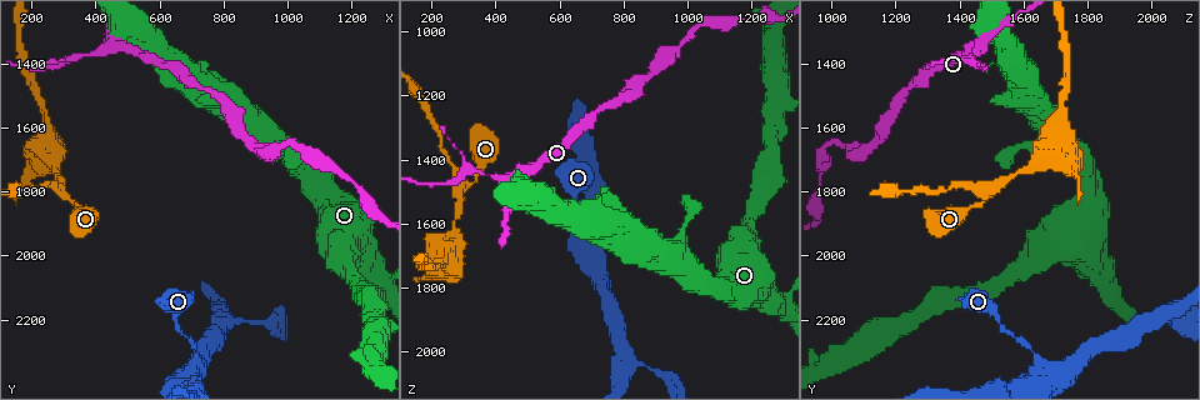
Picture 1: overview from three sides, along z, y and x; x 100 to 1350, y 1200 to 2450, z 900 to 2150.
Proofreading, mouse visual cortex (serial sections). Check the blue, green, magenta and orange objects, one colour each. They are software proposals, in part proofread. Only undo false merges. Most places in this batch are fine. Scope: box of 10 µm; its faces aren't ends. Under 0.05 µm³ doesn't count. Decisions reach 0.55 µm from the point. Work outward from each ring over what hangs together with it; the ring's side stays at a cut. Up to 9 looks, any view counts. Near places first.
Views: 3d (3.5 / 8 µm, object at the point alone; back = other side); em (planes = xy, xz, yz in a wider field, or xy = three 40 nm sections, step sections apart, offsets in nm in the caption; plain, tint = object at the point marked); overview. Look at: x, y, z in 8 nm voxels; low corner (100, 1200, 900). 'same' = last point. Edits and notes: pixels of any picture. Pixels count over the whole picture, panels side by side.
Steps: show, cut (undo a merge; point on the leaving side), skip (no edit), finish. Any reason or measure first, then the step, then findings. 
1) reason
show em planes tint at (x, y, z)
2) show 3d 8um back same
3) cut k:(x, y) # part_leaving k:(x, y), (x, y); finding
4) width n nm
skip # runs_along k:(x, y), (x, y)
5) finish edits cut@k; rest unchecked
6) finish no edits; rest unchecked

thin neck
show em xy step 1 tint at (450, 1340, 1460)

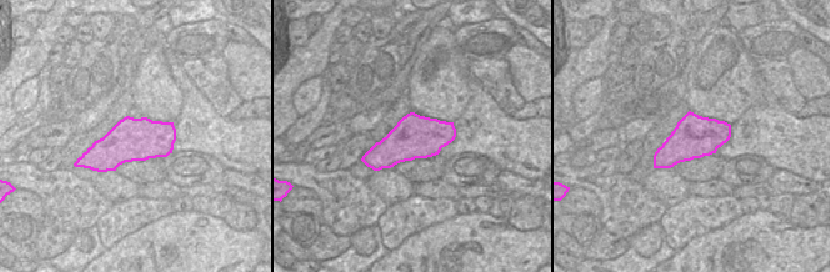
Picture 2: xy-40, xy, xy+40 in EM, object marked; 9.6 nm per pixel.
show 3d 3.5um same

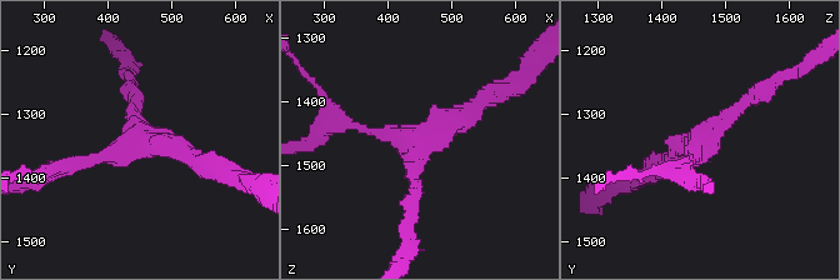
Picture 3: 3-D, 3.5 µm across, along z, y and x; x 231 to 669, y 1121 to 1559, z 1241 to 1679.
arm_widths 150, 150, 250 nm
skip # runs_along 3:(489, 96), (420, 138), (344, 121); one cell here

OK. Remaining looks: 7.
sharp bend
show 3d 3.5um at (300, 1810, 1480)

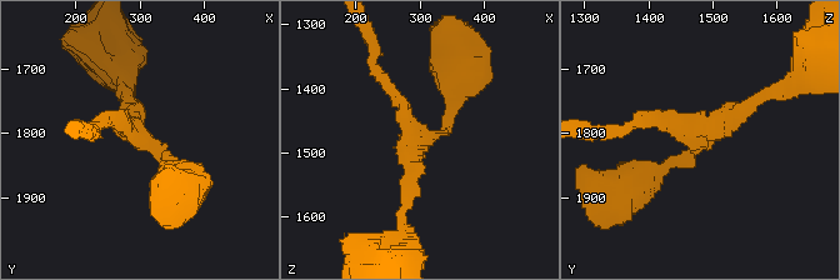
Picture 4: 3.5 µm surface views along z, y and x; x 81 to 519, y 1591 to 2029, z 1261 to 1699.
arms 3; arm_widths 150, 200, 200 nm
show em xy step 3 plain at (300, 1805, 1475)

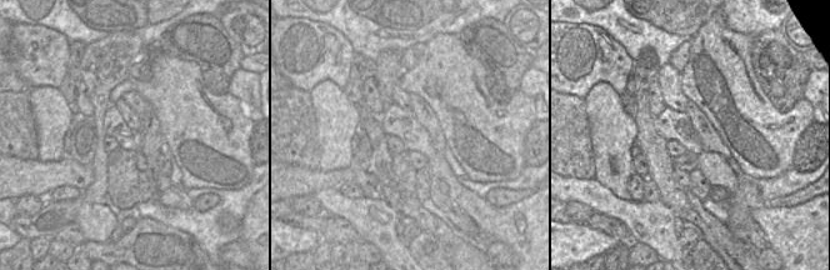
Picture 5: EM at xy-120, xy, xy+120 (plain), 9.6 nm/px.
with the object marked
show em xy step 3 tint same

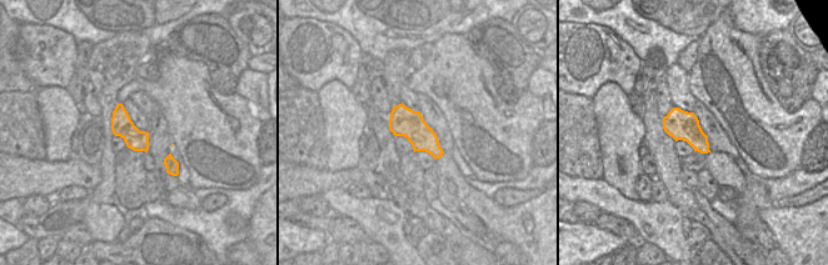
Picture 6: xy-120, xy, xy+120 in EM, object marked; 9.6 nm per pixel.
skip # runs_along 4:(650, 178), (765, 96); all the same cell

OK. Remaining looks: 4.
show 3d 8um at (260, 1700, 1670)

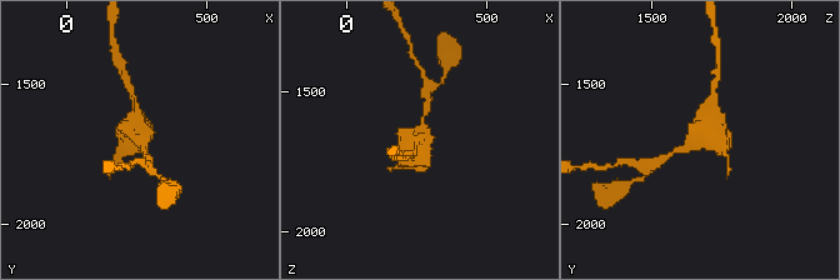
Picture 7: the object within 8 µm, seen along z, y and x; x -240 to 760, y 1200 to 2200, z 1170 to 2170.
closer look
show 3d 3.5um same

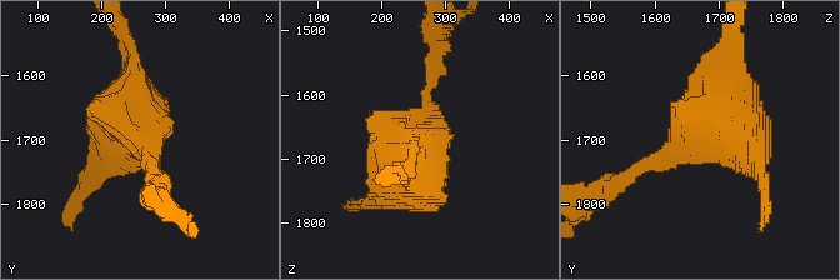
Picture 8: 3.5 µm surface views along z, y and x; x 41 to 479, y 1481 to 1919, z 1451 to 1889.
show em xy step 5 tint at (265, 1690, 1675)

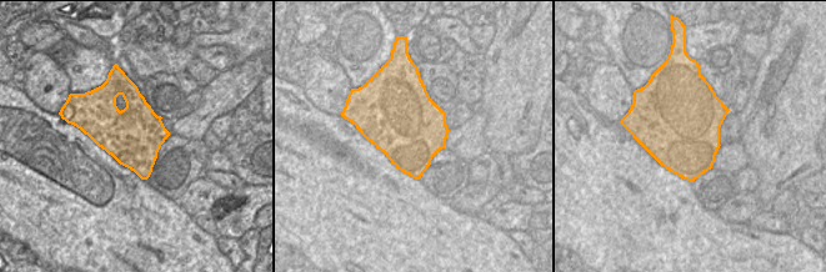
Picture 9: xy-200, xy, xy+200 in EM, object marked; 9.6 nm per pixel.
width 700 nm
skip # runs_along 8:(660, 159), (720, 114), (733, 33); all the same cell

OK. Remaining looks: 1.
finish no edits; rest unchecked

